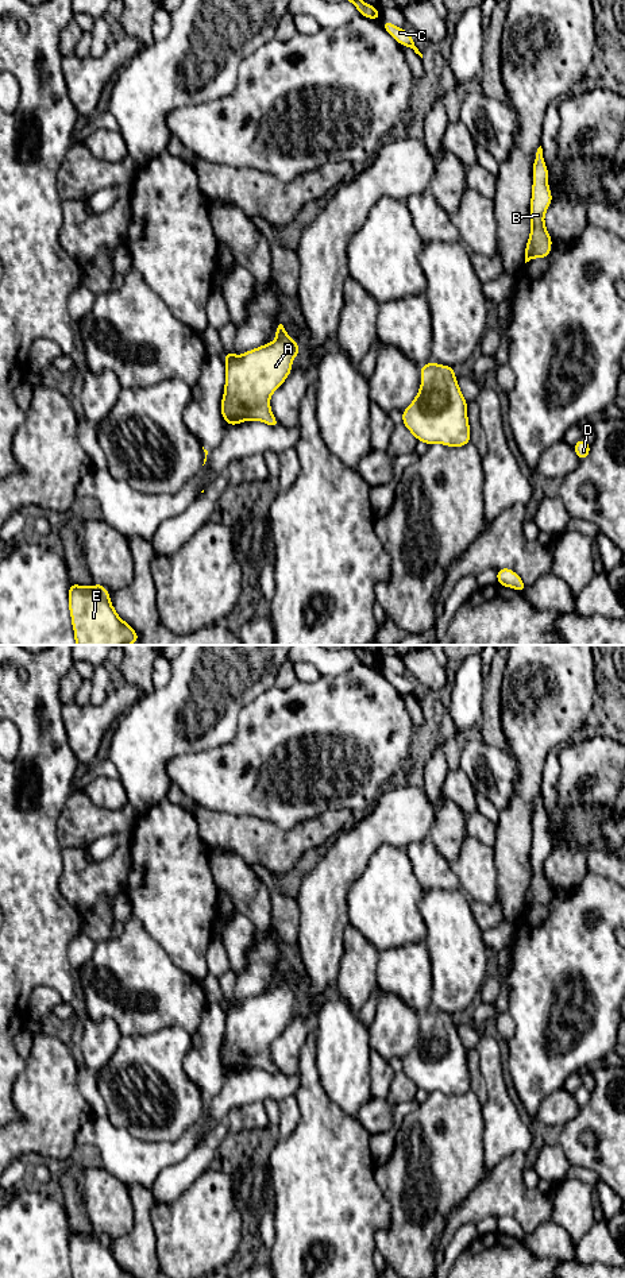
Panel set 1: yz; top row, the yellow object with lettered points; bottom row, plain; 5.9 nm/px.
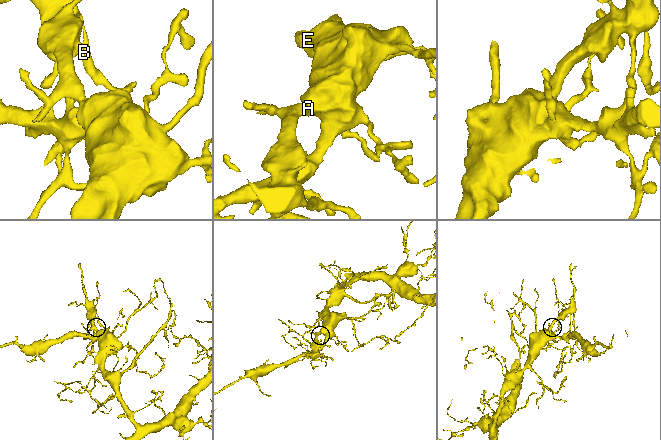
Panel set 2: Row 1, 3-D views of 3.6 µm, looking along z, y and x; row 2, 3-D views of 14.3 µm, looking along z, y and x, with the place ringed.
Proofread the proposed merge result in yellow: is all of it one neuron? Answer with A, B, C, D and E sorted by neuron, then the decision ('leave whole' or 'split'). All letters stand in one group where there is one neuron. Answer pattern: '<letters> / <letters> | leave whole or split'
A B C D E | leave whole

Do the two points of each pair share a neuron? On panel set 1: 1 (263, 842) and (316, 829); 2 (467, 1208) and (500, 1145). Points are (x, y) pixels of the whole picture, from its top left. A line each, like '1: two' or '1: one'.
1: one
2: two

